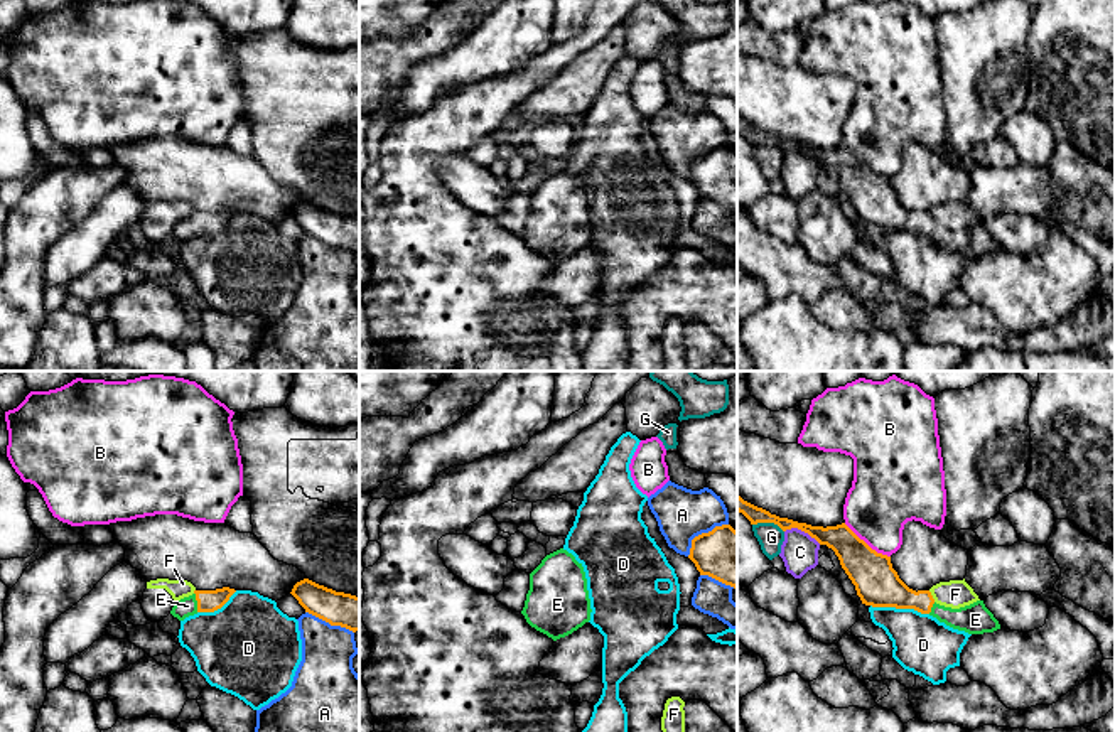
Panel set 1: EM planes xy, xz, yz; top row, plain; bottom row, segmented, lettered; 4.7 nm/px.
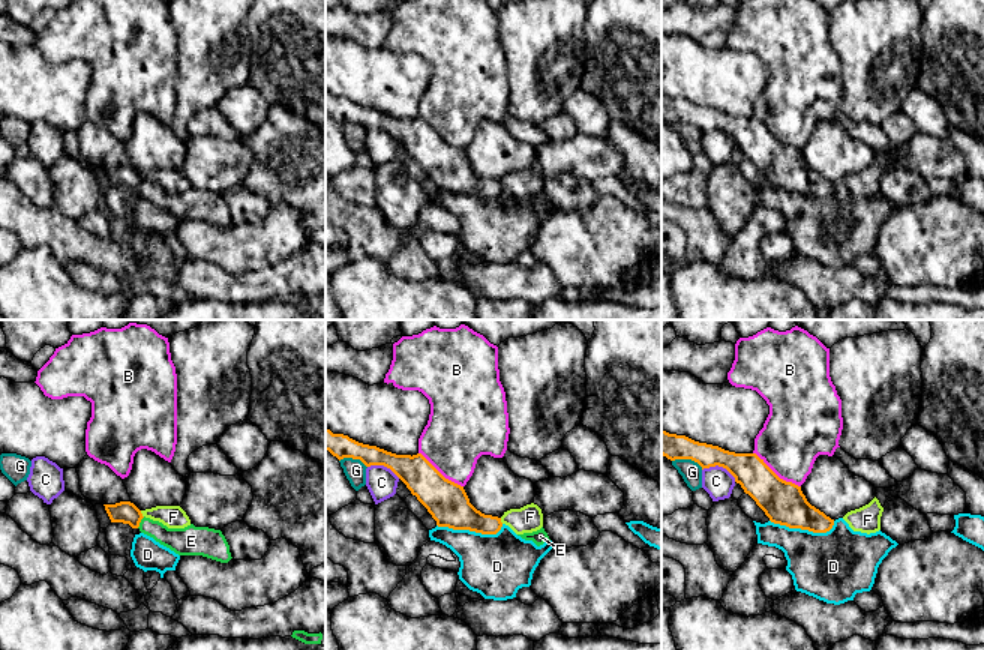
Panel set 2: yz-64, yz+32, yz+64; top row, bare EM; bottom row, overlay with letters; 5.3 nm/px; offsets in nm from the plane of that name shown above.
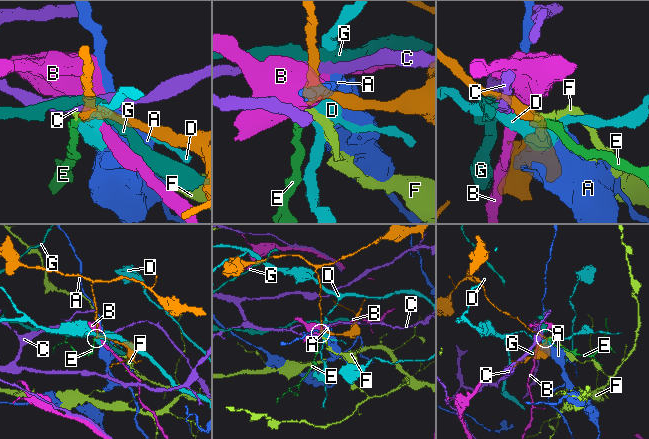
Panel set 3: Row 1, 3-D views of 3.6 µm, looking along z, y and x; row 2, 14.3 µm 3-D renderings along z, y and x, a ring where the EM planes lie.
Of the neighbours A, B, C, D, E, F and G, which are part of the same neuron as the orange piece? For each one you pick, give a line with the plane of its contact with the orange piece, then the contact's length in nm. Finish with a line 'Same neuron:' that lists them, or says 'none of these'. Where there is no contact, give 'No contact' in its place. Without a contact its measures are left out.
E: Touches orange in xy. Shared border 100 nm
Same neuron: E

